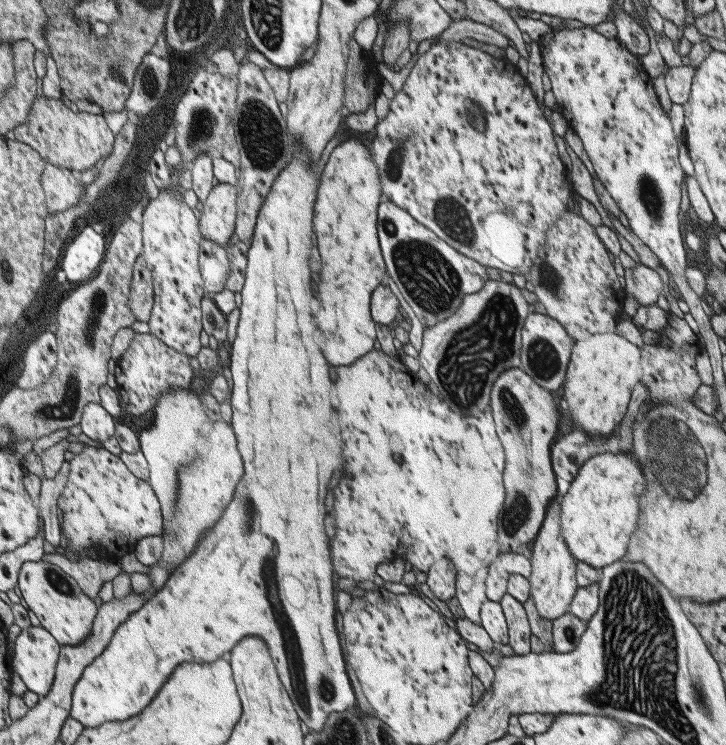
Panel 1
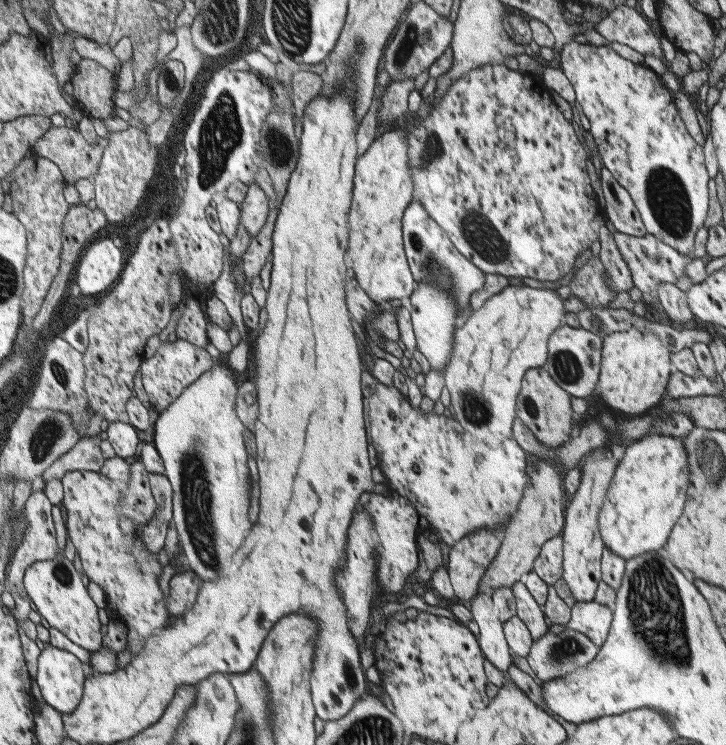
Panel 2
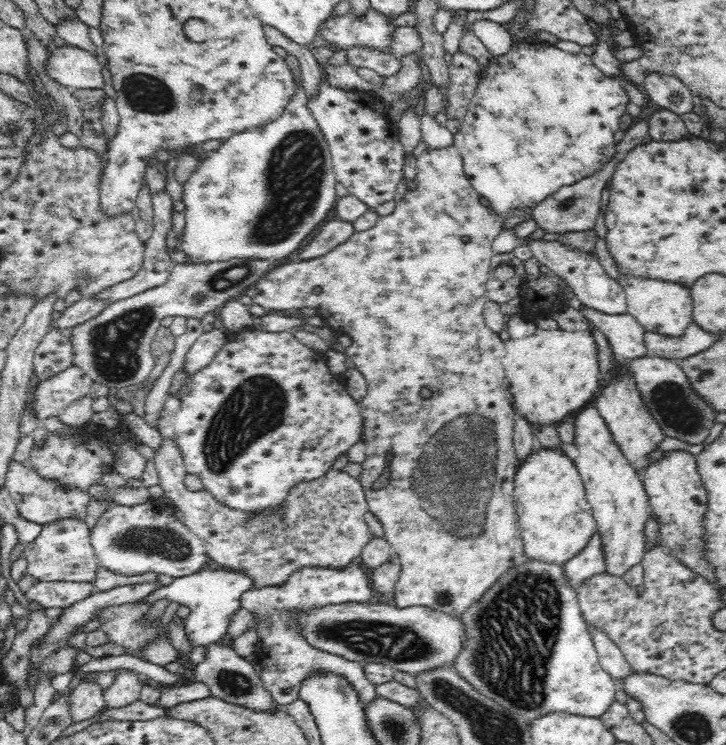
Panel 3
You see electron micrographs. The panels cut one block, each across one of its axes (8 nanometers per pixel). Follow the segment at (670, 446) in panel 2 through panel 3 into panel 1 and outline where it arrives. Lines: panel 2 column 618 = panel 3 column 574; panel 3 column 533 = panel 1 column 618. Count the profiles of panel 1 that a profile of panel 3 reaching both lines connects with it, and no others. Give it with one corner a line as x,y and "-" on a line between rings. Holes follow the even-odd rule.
630,451
595,454
585,460
569,483
559,503
559,535
569,554
591,568
602,569
615,563
627,549
629,536
636,530
639,504
637,497
647,488
640,465

